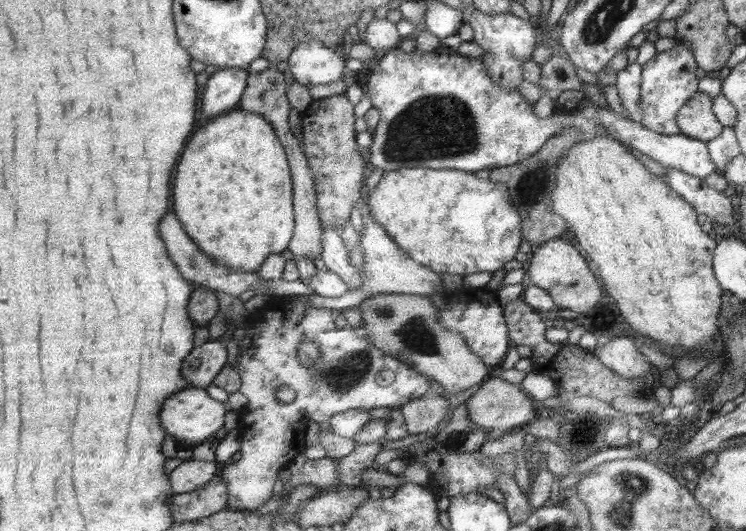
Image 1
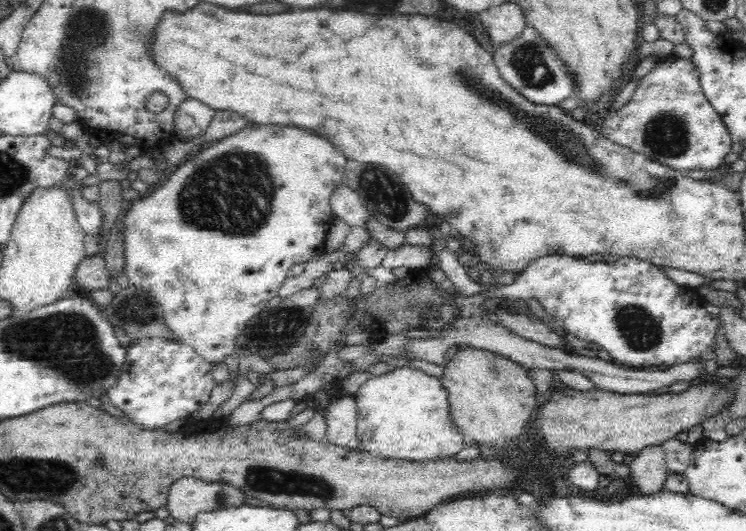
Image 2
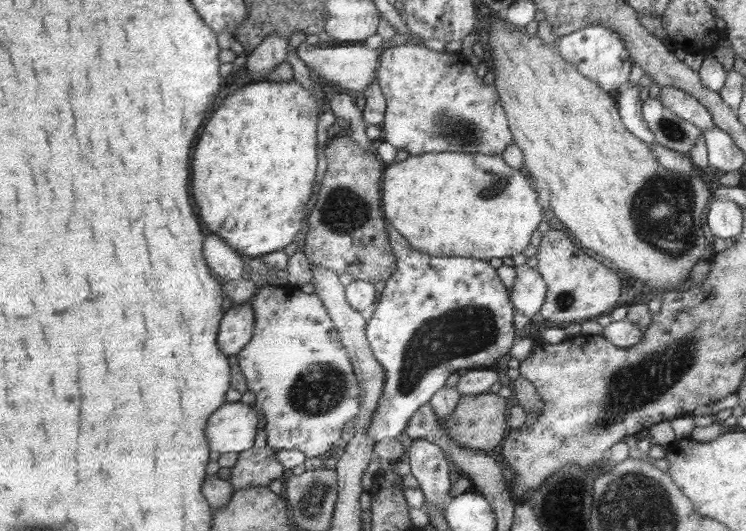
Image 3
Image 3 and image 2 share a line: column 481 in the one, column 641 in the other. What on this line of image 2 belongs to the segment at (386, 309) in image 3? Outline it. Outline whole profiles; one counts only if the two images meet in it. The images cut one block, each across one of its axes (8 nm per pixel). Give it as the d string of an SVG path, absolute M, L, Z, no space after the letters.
M552 254L532 260L524 268L522 274L517 275L510 285L500 285L472 296L456 295L456 307L460 310L460 317L469 318L480 315L479 306L485 300L502 298L526 300L536 298L544 311L550 314L552 321L558 323L568 334L574 334L578 339L594 343L598 348L606 350L611 358L634 369L646 369L660 364L672 366L685 363L689 358L704 355L707 359L708 372L713 373L718 368L717 357L709 348L714 346L716 330L719 320L713 318L704 305L704 299L696 288L688 290L676 285L668 275L655 264L636 257L616 257L602 261L585 262L580 257Z

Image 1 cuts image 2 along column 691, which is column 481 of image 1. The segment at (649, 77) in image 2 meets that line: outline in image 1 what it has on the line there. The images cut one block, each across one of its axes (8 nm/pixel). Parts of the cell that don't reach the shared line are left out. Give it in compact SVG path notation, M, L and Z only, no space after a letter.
M440 45L434 51L423 54L422 51L404 52L399 48L386 51L372 67L373 72L368 82L368 97L374 108L380 112L379 126L372 133L369 164L372 168L395 171L405 168L430 168L432 170L461 170L476 173L479 170L499 169L516 165L525 158L536 154L548 140L563 129L579 129L587 135L594 135L596 125L601 125L604 132L618 139L625 145L640 150L644 156L660 162L666 168L680 169L686 174L705 179L717 172L712 162L708 143L689 138L681 134L664 135L645 128L640 121L626 120L616 112L598 108L598 118L587 120L583 114L553 113L548 118L538 120L532 112L532 106L511 88L497 86L489 76L480 58L460 56L457 51Z

